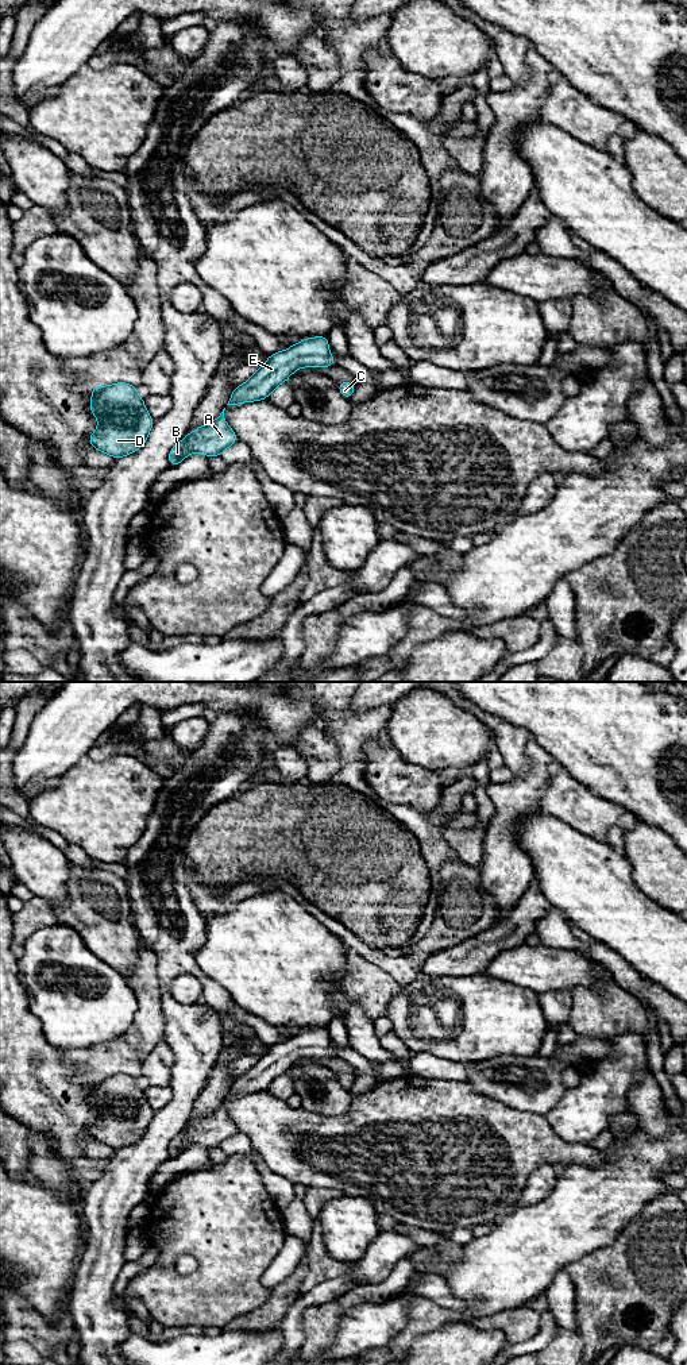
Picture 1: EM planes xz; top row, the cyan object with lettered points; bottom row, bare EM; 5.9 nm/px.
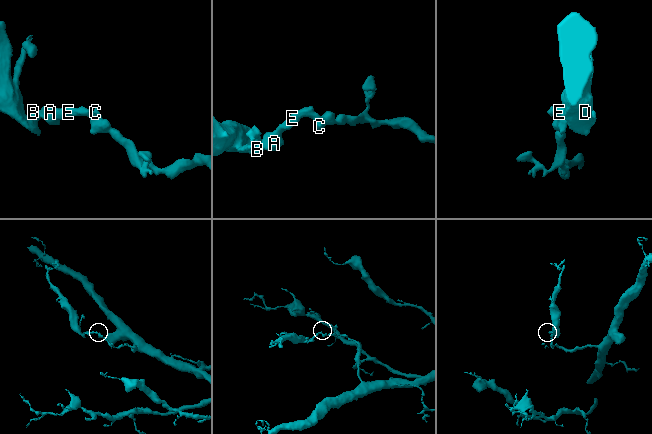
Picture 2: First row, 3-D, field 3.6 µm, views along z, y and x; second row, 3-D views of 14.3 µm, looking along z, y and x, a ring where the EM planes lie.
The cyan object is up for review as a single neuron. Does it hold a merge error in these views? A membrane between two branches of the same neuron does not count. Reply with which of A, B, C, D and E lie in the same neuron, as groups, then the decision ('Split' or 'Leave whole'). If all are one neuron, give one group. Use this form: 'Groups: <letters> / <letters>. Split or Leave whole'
Groups: A B C D E. Leave whole

